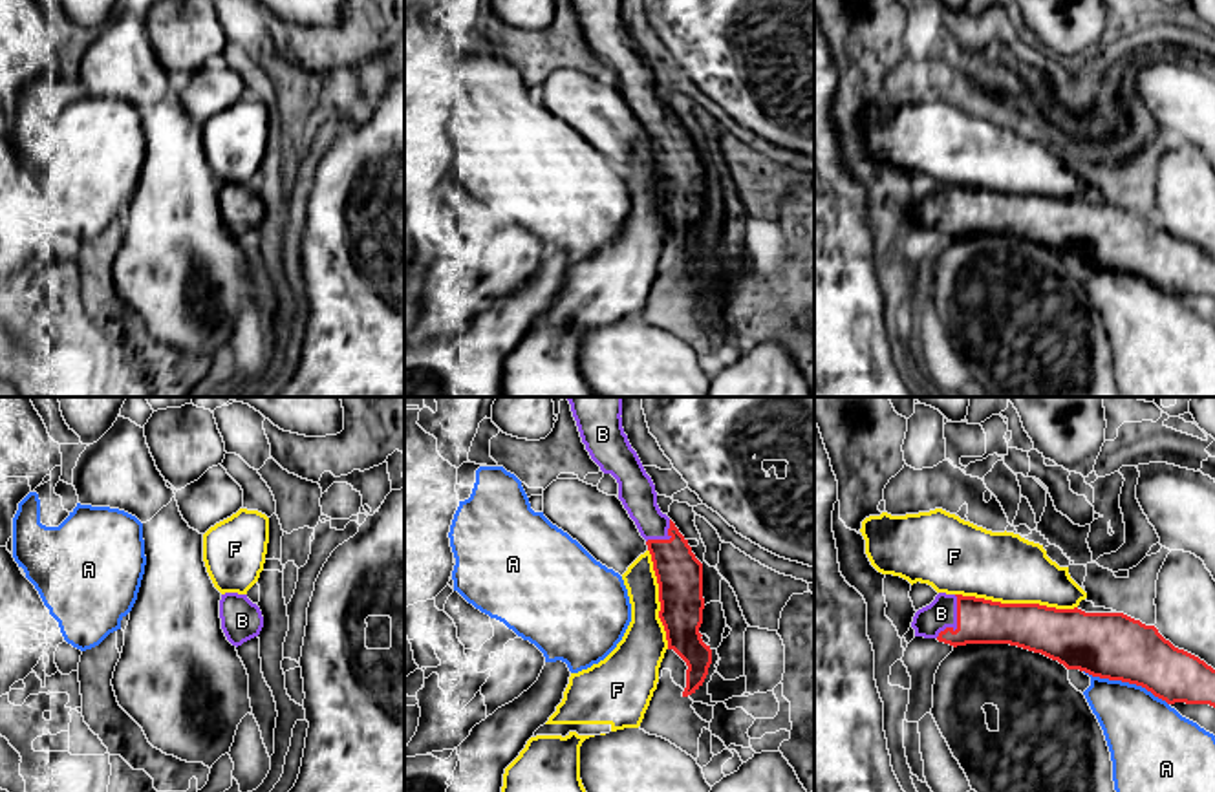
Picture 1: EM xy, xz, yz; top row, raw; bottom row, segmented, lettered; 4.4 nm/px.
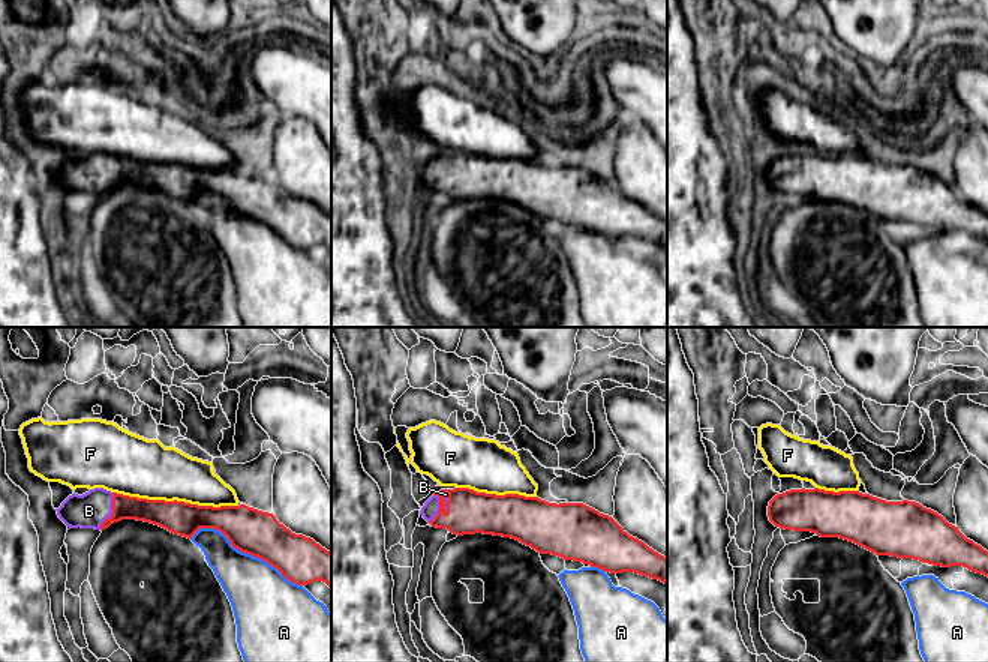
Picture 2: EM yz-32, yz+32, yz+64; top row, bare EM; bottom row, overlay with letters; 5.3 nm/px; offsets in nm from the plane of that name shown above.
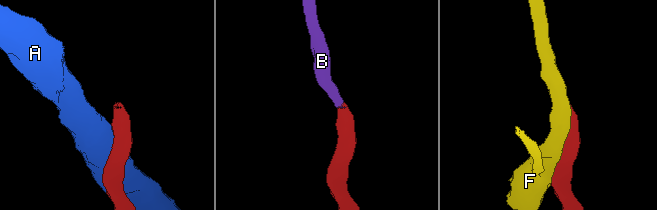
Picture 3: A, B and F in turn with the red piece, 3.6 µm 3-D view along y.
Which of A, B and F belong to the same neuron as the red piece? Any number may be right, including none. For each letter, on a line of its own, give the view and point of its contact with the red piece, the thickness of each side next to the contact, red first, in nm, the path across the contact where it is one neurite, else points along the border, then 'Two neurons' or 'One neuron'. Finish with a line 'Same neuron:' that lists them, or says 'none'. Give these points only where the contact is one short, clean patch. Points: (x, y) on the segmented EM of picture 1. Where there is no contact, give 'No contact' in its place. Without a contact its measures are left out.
A: Touches red at yz (1126, 681). Thickness 300 nm (red) against 340 nm. Two neurons
B: Touches red at yz (957, 620). Thickness 200 nm (red) against 140 nm. Path across: yz (979, 620), (957, 620), (946, 619), (941, 613). One neuron
F: Touches red at yz (1016, 604). Thickness 240 nm (red) against 300 nm. Two neurons
Same neuron: B

